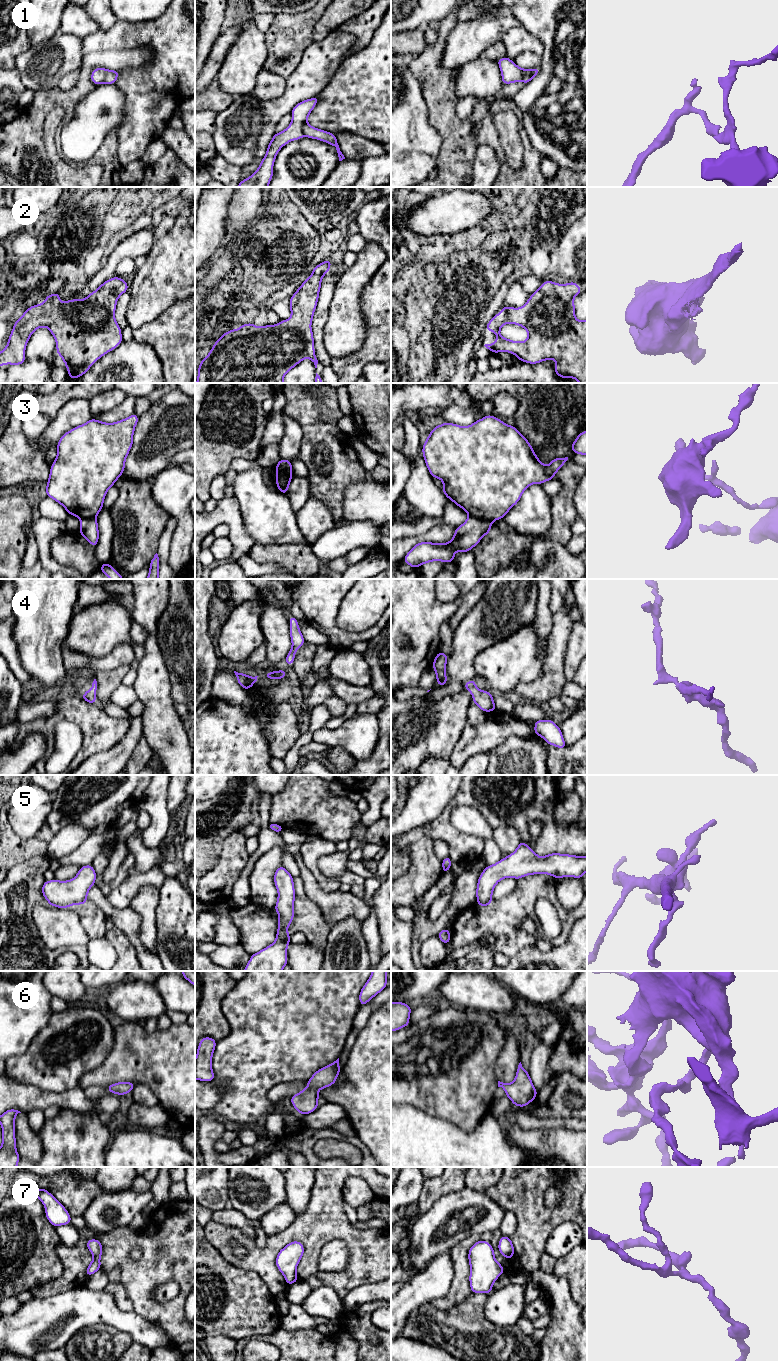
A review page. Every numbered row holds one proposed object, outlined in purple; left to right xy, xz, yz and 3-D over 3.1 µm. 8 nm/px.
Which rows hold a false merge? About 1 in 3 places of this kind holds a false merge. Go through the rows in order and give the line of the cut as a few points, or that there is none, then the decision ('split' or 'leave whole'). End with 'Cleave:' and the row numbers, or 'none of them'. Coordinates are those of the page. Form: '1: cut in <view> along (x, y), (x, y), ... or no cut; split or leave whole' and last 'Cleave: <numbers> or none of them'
1: cut in xz along (306, 122), (302, 127), (303, 135); split
2: no cut; leave whole
3: cut in yz along (469, 515), (474, 515), (491, 522); split
4: no cut; leave whole
5: no cut; leave whole
6: no cut; leave whole
7: no cut; leave whole
Cleave: 1, 3

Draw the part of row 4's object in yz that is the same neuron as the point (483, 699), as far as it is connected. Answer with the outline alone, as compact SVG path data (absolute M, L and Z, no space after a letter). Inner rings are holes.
M475 679L464 683L467 691L472 693L473 702L484 712L496 711L496 706L492 694L488 691L480 690L476 687Z

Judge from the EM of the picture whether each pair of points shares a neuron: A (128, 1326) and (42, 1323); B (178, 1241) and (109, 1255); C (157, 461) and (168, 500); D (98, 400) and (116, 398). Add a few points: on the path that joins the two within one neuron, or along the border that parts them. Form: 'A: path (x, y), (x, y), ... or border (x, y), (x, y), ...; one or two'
A: path (107, 1313), (99, 1307), (73, 1307), (63, 1313); one
B: path (161, 1241), (126, 1241); one
C: border (170, 465), (164, 468), (154, 479); two
D: path (102, 400), (112, 398); one

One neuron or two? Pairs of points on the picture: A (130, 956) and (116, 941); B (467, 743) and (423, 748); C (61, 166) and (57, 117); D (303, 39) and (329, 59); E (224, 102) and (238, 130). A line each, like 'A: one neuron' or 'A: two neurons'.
A: one neuron
B: two neurons
C: one neuron
D: two neurons
E: two neurons

